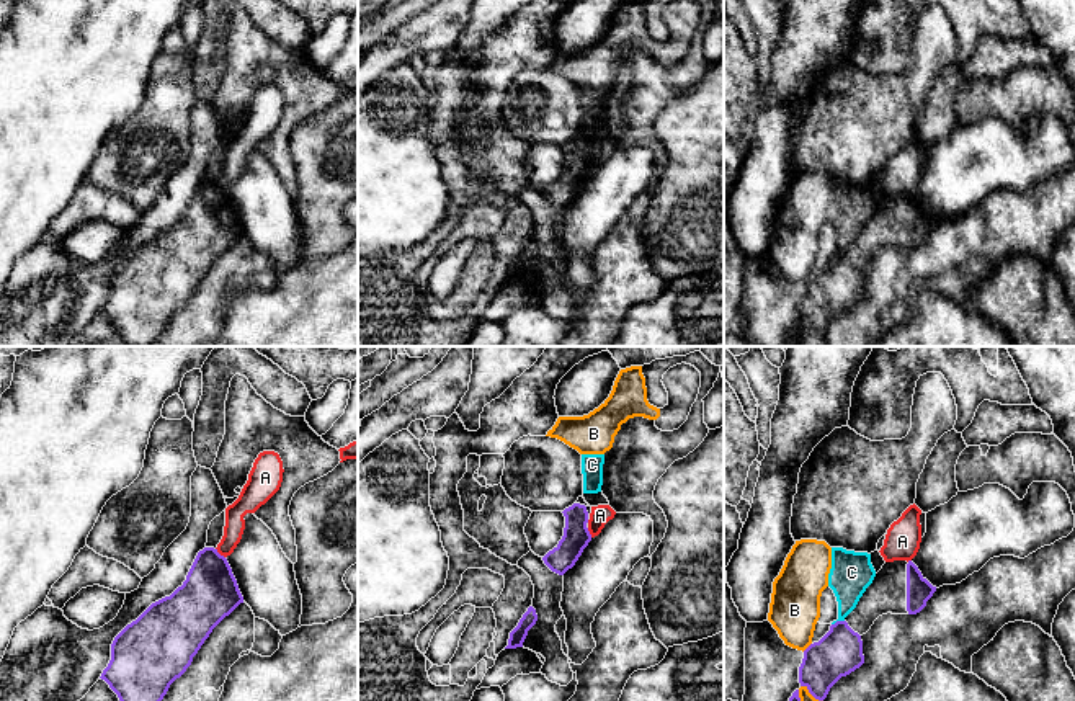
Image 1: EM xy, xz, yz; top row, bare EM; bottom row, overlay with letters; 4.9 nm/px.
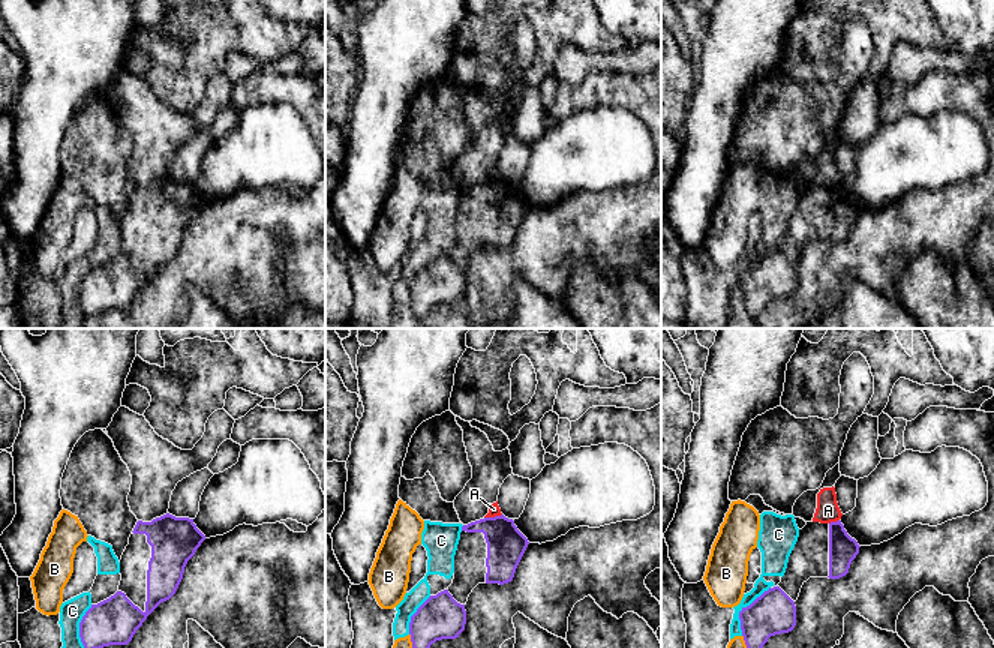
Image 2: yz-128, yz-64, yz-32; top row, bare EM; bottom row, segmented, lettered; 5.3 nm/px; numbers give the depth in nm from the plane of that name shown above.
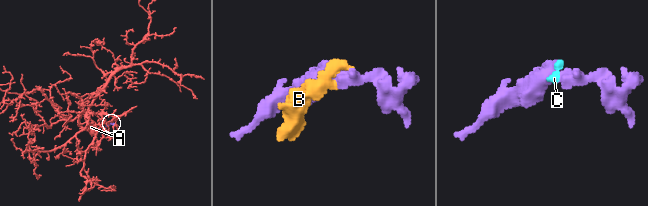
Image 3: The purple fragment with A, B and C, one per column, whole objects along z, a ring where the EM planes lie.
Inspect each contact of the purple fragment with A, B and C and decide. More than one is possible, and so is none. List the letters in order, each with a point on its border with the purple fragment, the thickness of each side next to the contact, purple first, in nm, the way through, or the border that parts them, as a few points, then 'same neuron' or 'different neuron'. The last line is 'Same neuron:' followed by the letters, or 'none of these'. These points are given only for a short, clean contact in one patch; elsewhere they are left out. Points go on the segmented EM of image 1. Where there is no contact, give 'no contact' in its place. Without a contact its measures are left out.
A: xy (218, 553) | 280/100 nm | along xy (216, 548), (224, 558) | different neuron
B: yz (807, 647) | 220/260 nm | different neuron
C: yz (837, 621) | 220/200 nm | along yz (843, 620), (832, 625) | different neuron
Same neuron: none of these

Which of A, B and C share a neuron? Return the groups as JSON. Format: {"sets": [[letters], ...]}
{"sets": [["A"], ["B", "C"]]}

